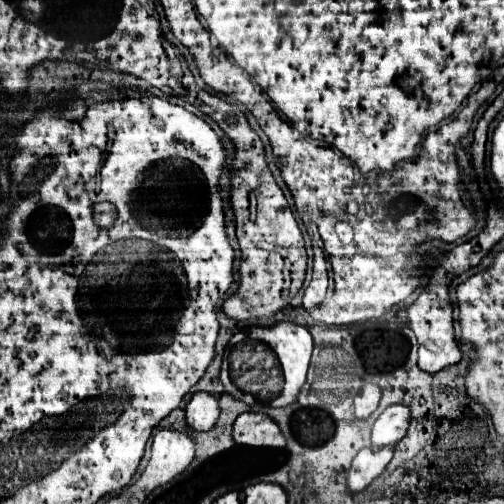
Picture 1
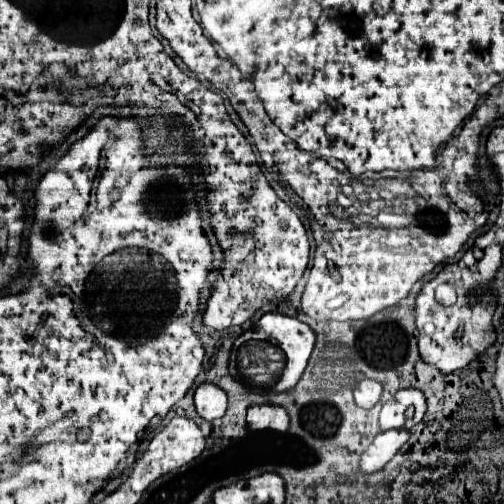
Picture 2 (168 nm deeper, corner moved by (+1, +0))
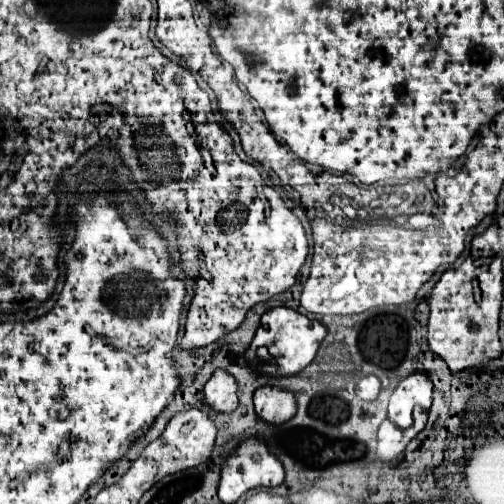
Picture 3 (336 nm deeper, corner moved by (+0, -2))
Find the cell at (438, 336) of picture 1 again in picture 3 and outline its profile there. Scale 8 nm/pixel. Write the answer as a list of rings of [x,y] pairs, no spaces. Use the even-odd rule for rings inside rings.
[[[466,258],[462,266],[446,270],[428,296],[430,320],[428,320],[428,346],[450,368],[460,372],[464,368],[484,364],[502,354],[498,340],[498,316],[502,306],[502,260],[490,262],[490,266],[474,266],[472,258]],[[474,280],[480,292],[474,294]]]

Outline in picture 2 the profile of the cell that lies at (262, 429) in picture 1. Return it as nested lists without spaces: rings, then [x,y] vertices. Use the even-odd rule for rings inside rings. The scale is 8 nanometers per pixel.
[[[261,404],[251,406],[247,410],[247,424],[249,430],[275,430],[275,432],[287,432],[289,428],[289,414],[283,406],[275,404]]]

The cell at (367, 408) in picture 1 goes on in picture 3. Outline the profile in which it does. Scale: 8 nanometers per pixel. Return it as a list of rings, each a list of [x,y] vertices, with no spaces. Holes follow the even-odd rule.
[[[376,376],[362,378],[356,386],[356,394],[358,394],[358,398],[362,398],[366,402],[374,402],[380,394],[380,380]]]

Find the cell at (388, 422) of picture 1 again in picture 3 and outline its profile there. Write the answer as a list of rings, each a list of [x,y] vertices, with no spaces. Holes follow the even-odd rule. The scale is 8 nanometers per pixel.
[[[416,372],[402,380],[390,396],[388,404],[388,418],[398,428],[410,428],[414,424],[412,412],[416,406],[428,410],[432,404],[432,384],[426,374]]]

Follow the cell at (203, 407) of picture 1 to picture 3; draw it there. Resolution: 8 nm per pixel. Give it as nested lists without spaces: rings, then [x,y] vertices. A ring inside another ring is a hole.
[[[216,370],[204,386],[204,400],[216,412],[234,412],[238,406],[236,382],[228,372]]]

